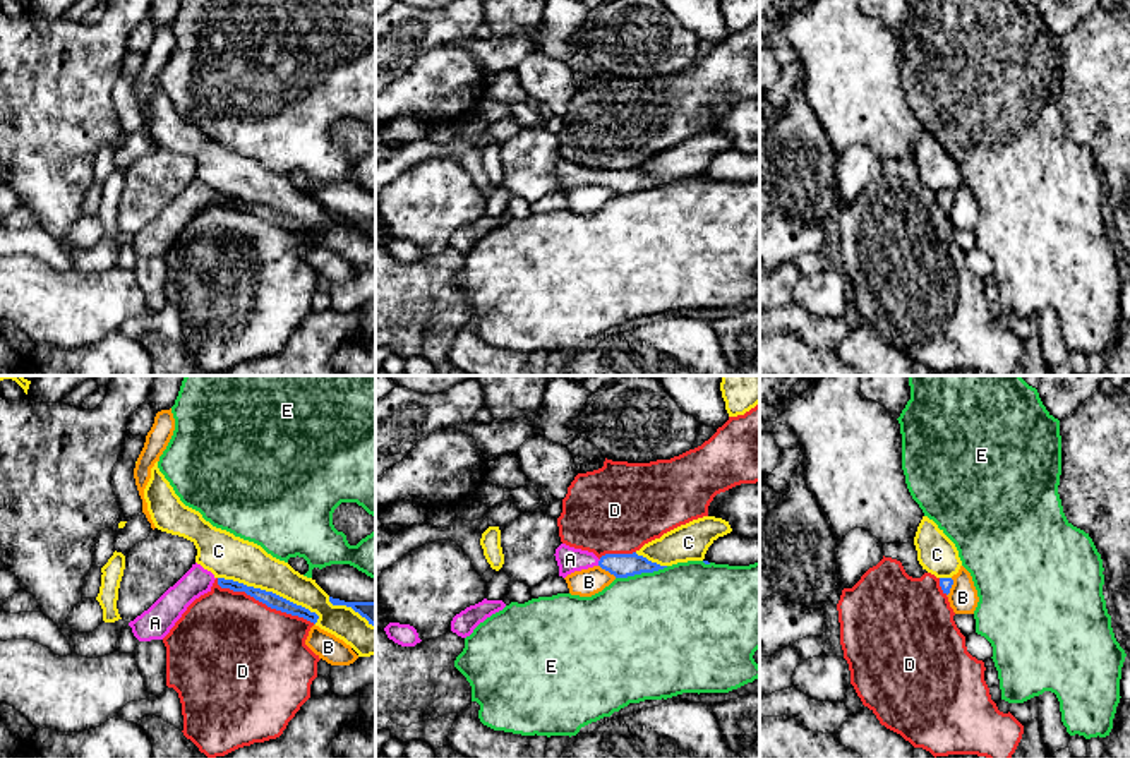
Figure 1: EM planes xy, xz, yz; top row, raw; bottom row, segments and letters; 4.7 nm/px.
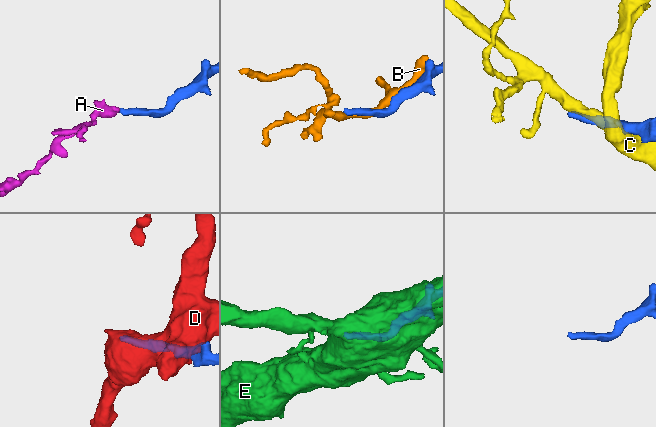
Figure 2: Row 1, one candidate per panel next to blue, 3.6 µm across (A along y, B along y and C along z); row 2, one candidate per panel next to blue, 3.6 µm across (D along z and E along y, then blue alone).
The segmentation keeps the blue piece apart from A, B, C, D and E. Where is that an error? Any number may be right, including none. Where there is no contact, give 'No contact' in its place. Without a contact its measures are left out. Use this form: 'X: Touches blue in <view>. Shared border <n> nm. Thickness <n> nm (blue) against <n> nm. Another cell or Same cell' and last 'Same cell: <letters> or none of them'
A: Touches blue in xz. Shared border 40 nm. Thickness 110 nm (blue) against 120 nm. Same cell
B: Touches blue in xz. Shared border 110 nm. Thickness 110 nm (blue) against 130 nm. Another cell
C: Touches blue in xy. Shared border 500 nm. Thickness 70 nm (blue) against 200 nm. Another cell
D: Touches blue in xy. Shared border 500 nm. Thickness 70 nm (blue) against 480 nm. Another cell
E: Touches blue in xz. Shared border 260 nm. Thickness 110 nm (blue) against 480 nm. Another cell
Same cell: A

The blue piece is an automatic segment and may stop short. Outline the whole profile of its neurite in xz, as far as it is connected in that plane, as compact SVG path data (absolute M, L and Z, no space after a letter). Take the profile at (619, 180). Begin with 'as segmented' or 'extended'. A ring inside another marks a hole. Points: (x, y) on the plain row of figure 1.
extended; M561 159L556 165L556 177L559 182L559 192L566 194L568 190L593 182L600 182L616 194L628 194L641 189L653 189L667 182L648 177L643 171L633 170L605 170L600 175L588 166L574 165L566 159Z

